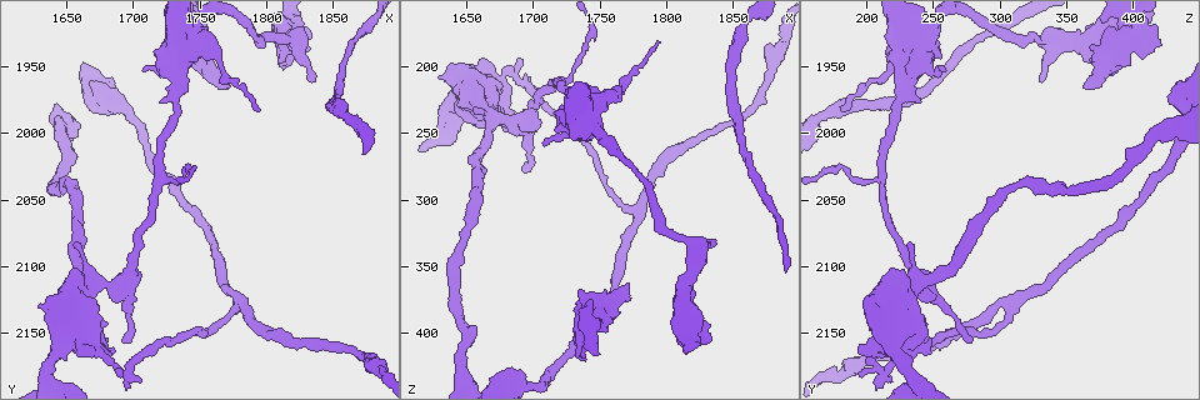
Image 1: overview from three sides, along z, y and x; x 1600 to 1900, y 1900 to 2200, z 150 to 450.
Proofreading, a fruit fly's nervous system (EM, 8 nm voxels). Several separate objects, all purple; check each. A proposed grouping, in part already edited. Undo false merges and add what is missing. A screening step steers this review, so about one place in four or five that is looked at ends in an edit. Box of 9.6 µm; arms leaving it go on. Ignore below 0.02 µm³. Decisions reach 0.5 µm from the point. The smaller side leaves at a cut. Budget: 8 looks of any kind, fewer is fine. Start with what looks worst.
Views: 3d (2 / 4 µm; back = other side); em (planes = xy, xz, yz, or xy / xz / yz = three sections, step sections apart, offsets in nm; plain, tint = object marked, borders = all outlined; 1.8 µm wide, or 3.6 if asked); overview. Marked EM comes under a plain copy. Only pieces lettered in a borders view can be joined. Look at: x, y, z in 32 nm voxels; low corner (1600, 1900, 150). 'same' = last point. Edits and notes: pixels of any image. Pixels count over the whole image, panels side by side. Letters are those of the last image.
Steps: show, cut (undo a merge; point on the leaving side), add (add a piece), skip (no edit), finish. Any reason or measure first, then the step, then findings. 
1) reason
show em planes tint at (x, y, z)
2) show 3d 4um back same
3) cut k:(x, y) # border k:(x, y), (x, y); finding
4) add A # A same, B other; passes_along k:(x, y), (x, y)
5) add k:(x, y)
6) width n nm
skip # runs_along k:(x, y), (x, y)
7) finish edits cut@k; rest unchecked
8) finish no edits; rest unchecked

looks like a crossing
show em 3.6um planes borders at (1672, 2112, 236)

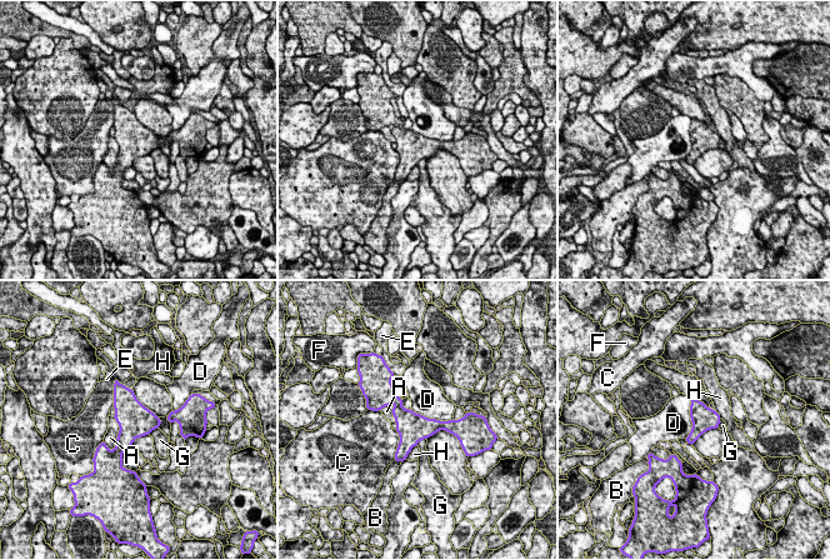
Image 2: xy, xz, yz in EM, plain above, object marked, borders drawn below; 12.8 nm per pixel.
width 320 nm
skip # A other, B other, C other, D other, E other, F other, G other, H other; border 2:(410, 409), (429, 418), (453, 420); one neuron here

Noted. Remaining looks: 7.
thick end
show em planes tint at (1772, 1964, 362)

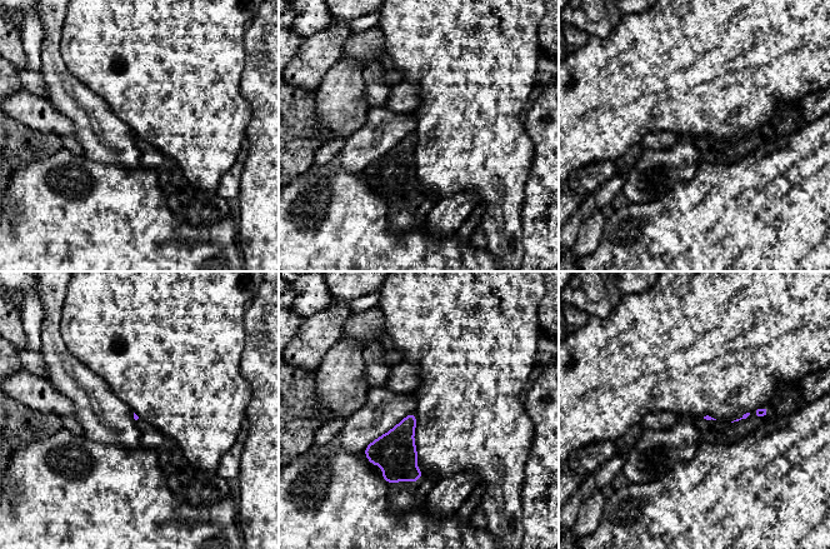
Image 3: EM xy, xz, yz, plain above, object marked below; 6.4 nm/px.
show em planes borders same

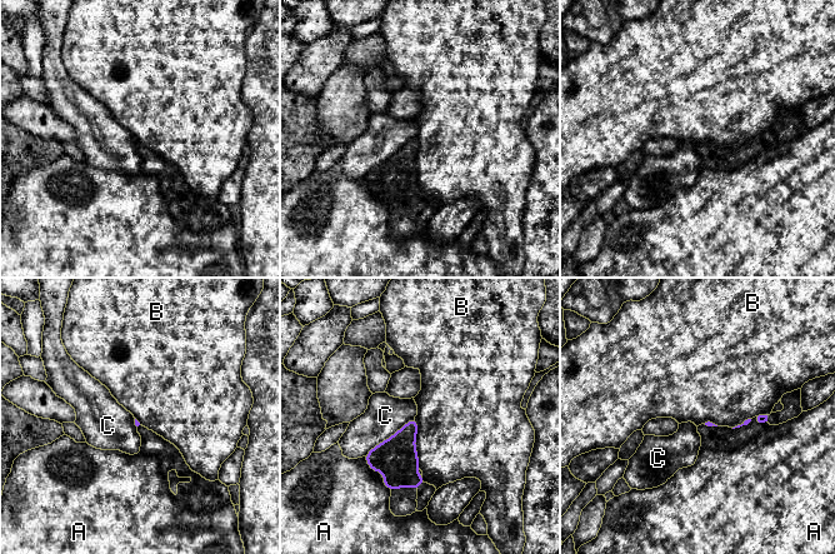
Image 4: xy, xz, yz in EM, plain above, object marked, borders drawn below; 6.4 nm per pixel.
longest_contact C 400 nm
skip # A other, B other, C other; none of them fits

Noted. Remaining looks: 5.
abrupt turn
show 3d 2um at (1692, 2180, 212)

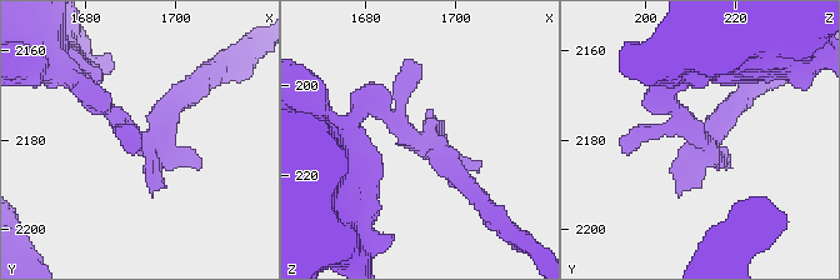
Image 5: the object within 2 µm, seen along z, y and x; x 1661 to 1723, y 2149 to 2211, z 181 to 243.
now the EM
show em planes tint at (1692, 2179, 212)

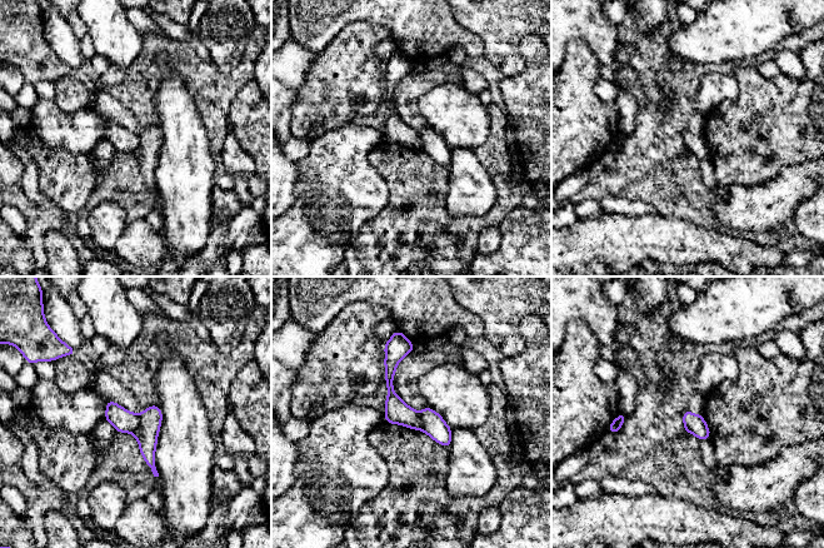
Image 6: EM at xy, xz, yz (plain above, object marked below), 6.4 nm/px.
show em planes borders same

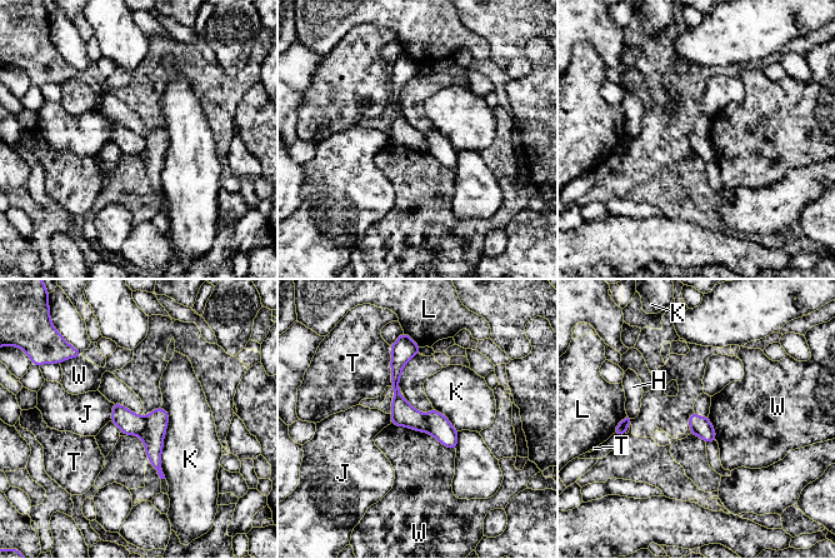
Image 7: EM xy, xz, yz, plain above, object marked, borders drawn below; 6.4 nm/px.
cut 7:(156, 422) # H other, J other, K other, L other, T other, W other; border 7:(145, 417), (145, 428), (140, 437); two neurons meet here

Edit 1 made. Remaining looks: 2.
free end
show em xy step 4 tint at (1736, 1944, 406)

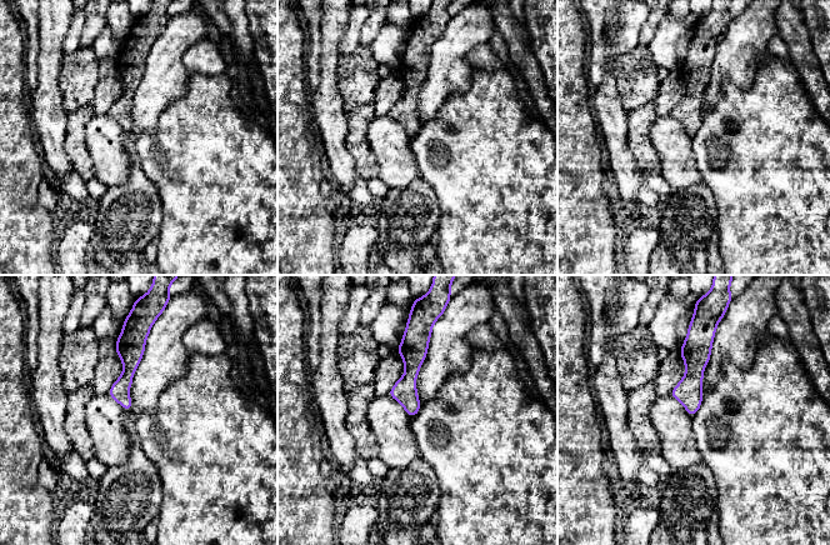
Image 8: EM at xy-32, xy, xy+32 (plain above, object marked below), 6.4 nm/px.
show em planes borders same

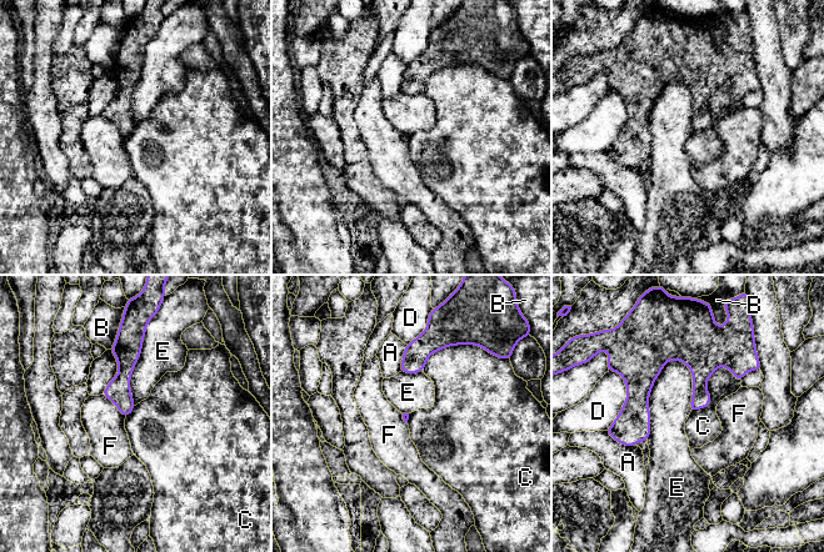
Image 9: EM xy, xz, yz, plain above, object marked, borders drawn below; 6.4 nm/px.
skip # A other, B other, C other, D other, E other, F other; border 9:(740, 380), (719, 366), (690, 412); no lettered piece goes on from it

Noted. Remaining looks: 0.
finish edits cut@7; rest unchecked

